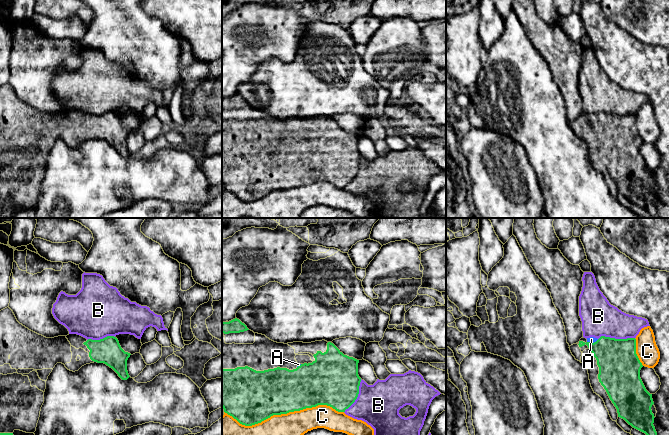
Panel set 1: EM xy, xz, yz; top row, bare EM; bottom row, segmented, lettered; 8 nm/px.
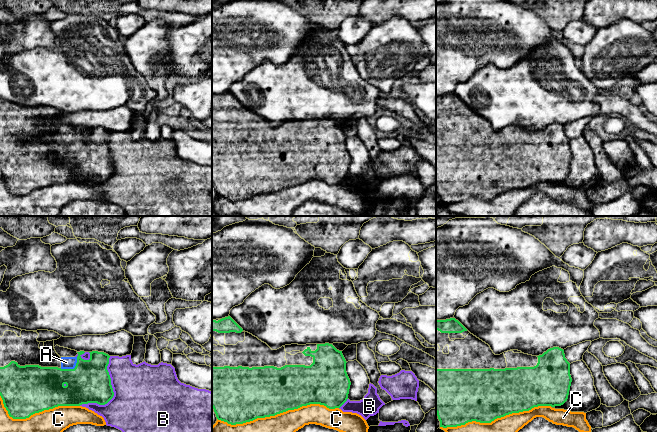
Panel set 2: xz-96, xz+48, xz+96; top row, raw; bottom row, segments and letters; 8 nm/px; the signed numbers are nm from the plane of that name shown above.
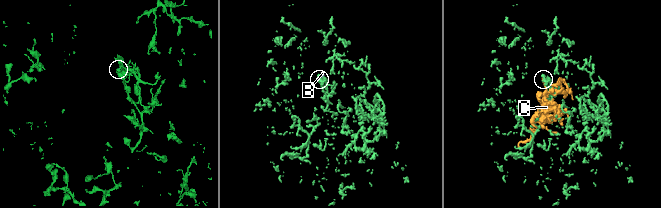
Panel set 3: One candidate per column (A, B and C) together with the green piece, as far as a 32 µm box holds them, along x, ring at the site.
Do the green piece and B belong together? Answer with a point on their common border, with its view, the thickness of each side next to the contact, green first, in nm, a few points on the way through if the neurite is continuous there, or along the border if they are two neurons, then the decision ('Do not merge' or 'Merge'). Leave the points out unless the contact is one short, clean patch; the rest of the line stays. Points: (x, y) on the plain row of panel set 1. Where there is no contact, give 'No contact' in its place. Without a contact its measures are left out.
Touches green at yz (616, 115). Thickness 340 nm (green) against 280 nm. Do not merge

